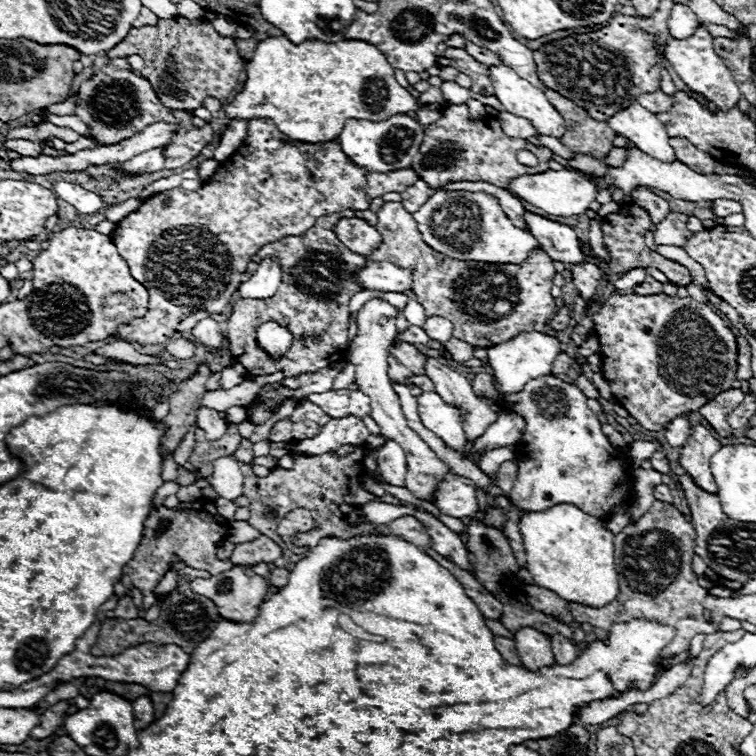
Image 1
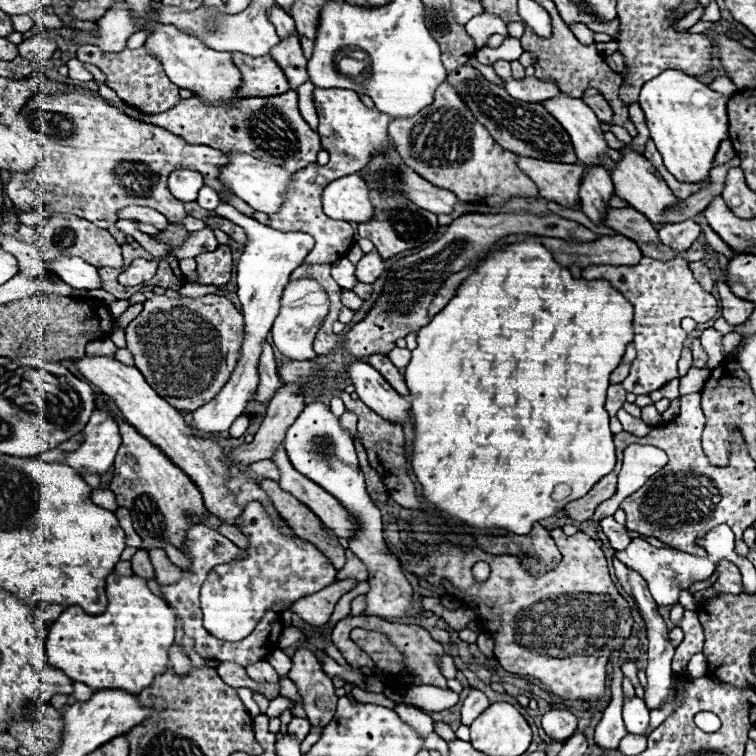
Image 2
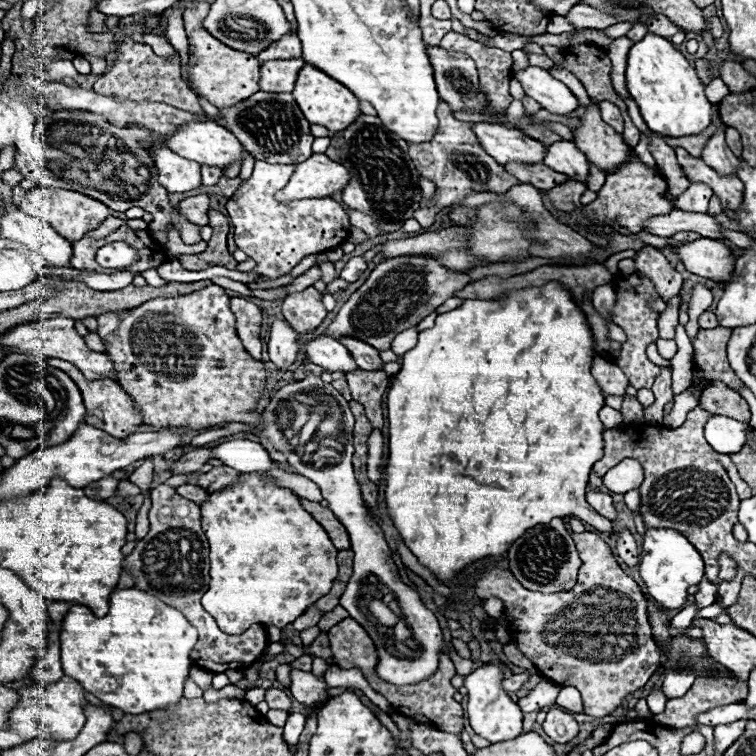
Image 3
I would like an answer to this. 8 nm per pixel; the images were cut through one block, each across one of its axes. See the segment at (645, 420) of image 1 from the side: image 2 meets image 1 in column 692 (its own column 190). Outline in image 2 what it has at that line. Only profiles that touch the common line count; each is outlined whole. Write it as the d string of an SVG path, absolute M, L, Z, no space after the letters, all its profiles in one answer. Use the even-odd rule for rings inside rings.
M214 294L204 298L154 296L126 328L126 348L134 354L136 368L166 402L186 412L208 404L228 382L240 358L242 338L242 314L232 302Z

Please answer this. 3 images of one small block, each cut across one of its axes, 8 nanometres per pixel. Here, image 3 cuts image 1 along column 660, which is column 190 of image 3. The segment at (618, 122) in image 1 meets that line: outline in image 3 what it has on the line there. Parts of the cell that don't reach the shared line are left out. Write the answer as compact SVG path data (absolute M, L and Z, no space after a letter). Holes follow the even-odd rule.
M188 122L178 132L170 134L168 148L198 164L216 166L220 170L242 164L244 148L230 130L216 122Z

